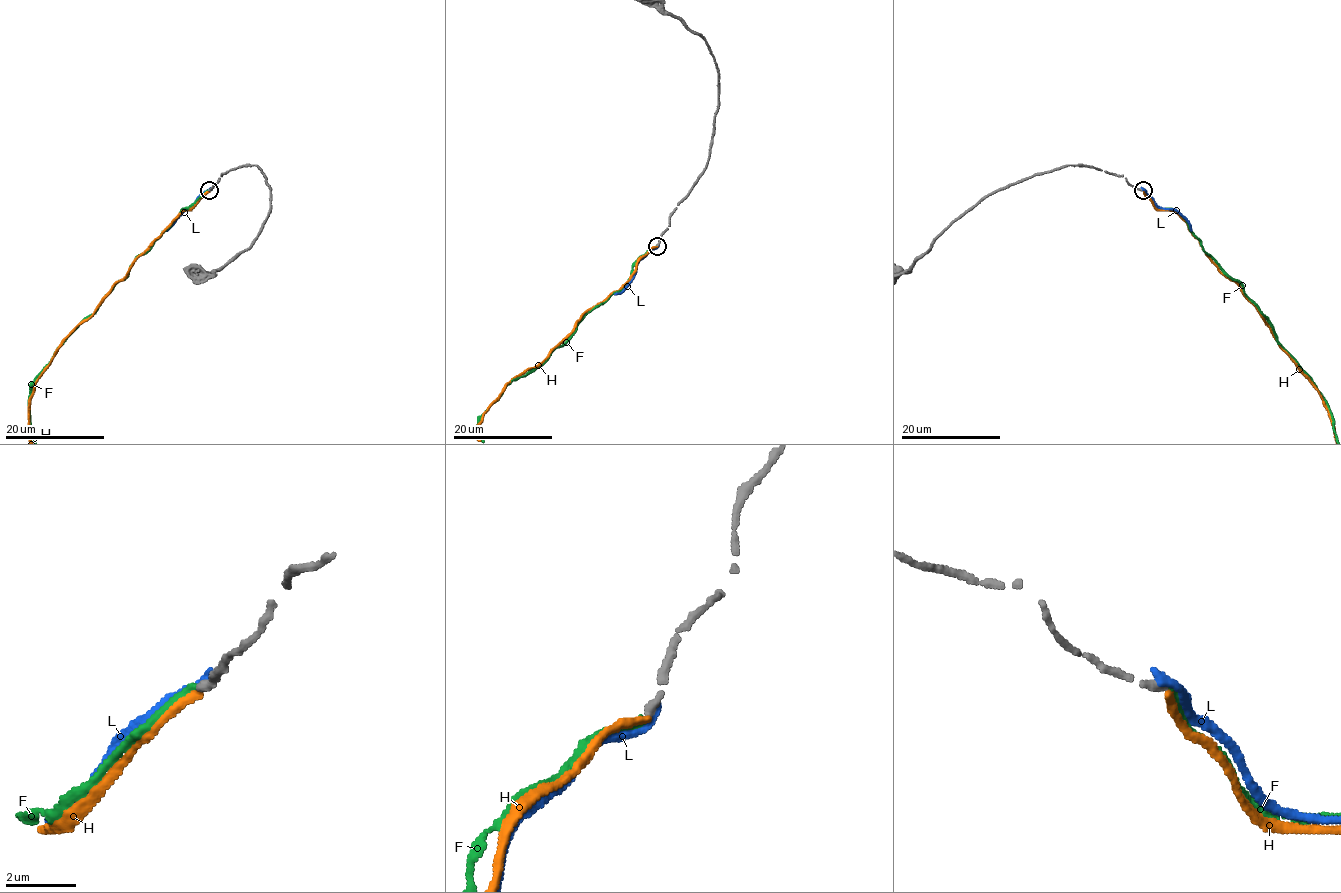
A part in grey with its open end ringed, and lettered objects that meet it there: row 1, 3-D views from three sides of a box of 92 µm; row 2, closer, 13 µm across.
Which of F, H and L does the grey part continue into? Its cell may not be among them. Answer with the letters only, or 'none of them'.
F

